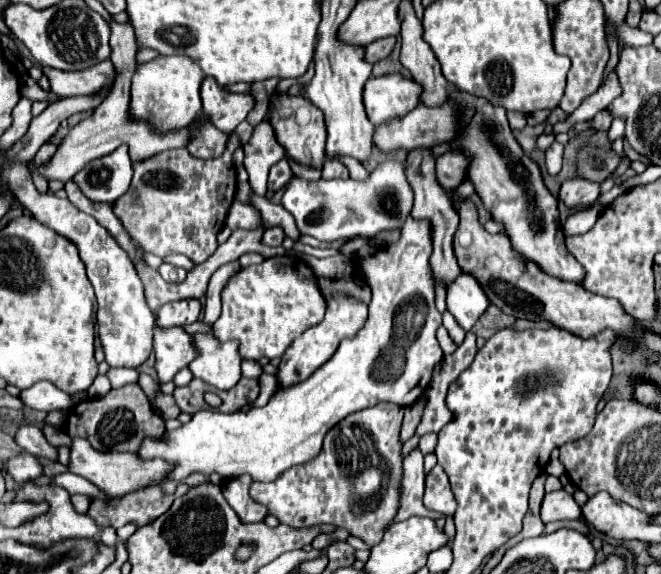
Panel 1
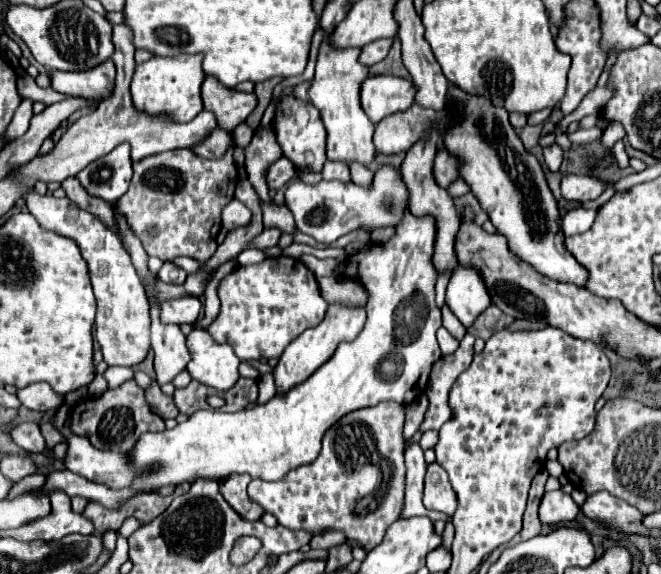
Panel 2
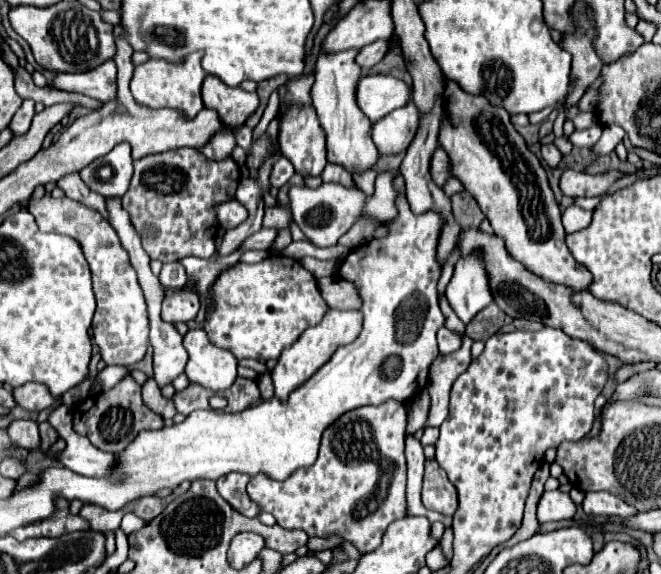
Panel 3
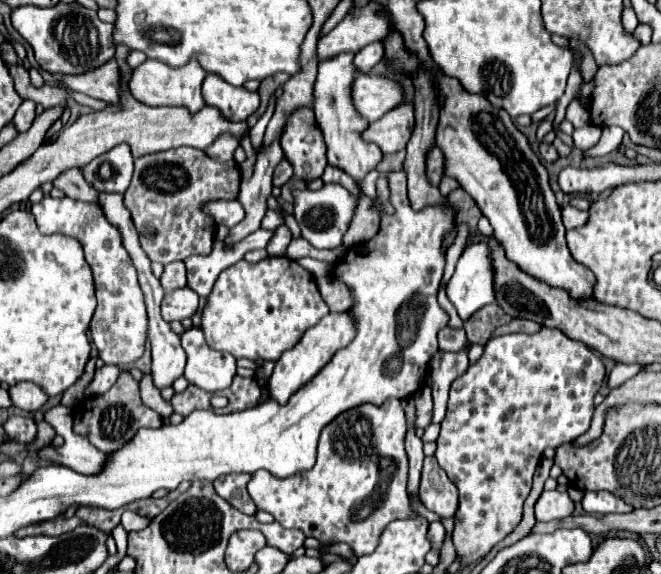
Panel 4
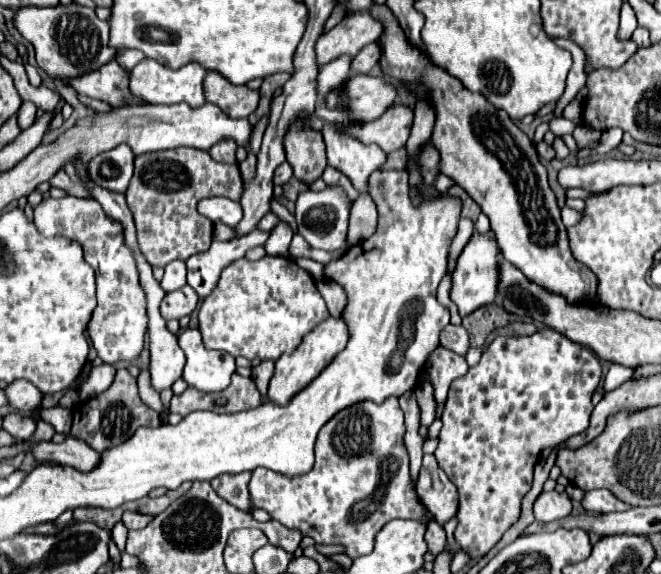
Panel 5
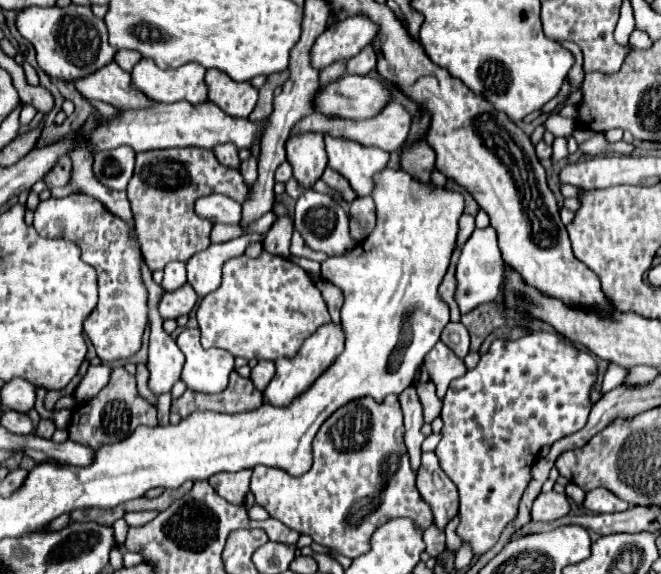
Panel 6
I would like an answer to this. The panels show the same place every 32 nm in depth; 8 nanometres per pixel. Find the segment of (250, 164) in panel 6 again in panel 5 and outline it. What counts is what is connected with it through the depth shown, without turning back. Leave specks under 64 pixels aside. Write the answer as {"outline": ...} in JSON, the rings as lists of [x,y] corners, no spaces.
{"outline":[[[248,144],[245,148],[248,152],[248,156],[246,160],[239,163],[239,170],[244,180],[252,179],[255,176],[257,163],[256,155],[251,151],[250,145]]]}

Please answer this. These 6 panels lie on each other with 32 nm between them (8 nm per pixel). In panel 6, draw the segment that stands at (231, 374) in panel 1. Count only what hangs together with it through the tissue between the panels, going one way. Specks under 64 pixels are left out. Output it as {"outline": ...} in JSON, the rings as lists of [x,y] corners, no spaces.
{"outline":[[[184,328],[176,338],[186,362],[182,382],[186,388],[204,394],[218,394],[228,386],[228,374],[234,368],[234,356],[220,352],[220,348],[206,350],[200,344],[200,330]]]}

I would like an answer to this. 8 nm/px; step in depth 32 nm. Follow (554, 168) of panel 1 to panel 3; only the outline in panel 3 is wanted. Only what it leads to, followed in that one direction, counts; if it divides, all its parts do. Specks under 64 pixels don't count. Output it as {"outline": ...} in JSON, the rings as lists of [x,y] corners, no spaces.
{"outline":[[[544,144],[544,146],[542,146],[542,158],[546,160],[546,164],[548,164],[548,166],[552,166],[552,168],[554,168],[554,166],[558,166],[558,162],[560,162],[562,154],[558,152],[558,148],[556,148],[554,144],[548,144],[548,146]]]}

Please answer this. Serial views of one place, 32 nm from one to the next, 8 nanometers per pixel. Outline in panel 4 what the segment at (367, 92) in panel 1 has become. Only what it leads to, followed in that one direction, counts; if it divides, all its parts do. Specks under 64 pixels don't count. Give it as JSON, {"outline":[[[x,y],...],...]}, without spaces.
{"outline":[[[360,74],[352,84],[352,104],[368,122],[378,120],[402,102],[402,86],[392,78]]]}

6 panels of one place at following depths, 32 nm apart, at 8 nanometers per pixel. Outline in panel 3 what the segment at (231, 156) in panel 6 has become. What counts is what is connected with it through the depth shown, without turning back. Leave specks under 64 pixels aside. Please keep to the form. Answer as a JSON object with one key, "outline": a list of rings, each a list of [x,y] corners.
{"outline":[[[224,130],[224,132],[218,132],[204,148],[200,148],[200,152],[210,160],[224,160],[232,154],[234,148],[236,148],[234,132]]]}

